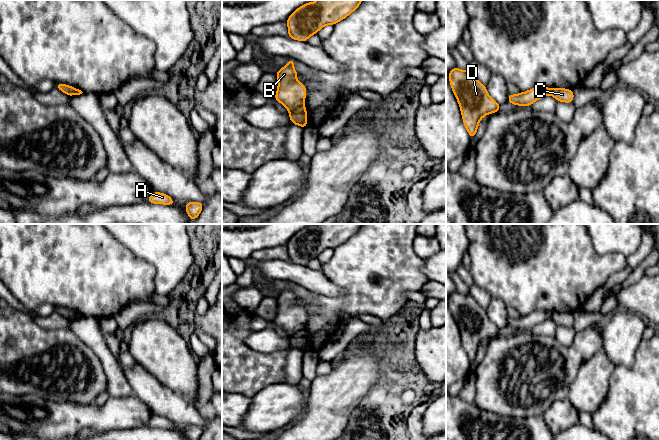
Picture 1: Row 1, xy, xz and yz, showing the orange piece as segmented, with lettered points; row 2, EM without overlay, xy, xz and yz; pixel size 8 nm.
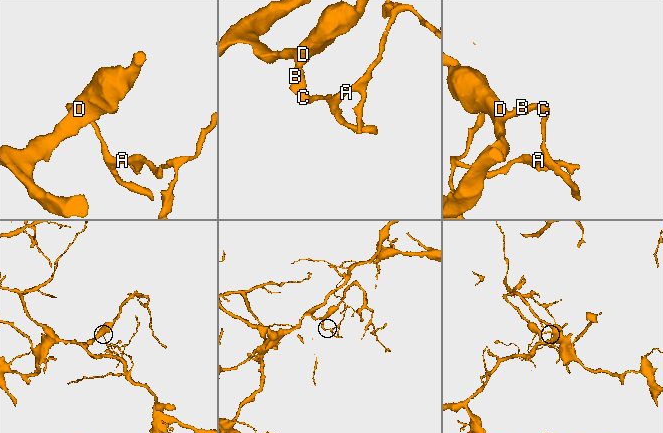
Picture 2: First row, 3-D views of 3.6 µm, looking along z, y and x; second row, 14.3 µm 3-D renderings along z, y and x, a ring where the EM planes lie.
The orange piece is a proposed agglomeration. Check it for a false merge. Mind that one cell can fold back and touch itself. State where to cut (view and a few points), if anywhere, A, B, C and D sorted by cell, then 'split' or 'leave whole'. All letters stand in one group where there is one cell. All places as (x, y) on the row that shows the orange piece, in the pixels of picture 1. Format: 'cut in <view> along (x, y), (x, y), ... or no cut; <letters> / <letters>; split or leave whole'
cut in xz along (302, 104), (290, 112); A C / B D; split

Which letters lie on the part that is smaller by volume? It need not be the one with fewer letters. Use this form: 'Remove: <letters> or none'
Remove: A, C

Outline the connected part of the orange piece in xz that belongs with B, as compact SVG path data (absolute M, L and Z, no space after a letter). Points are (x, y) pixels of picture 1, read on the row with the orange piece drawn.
M288 60L288 64L275 73L278 88L274 99L291 112L304 104L307 91L306 86L296 80L298 72L293 67L296 60Z

